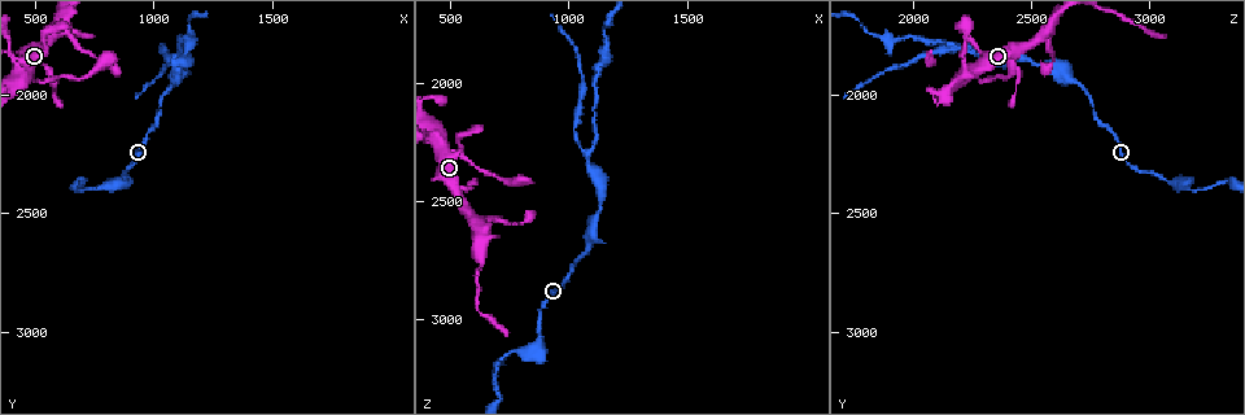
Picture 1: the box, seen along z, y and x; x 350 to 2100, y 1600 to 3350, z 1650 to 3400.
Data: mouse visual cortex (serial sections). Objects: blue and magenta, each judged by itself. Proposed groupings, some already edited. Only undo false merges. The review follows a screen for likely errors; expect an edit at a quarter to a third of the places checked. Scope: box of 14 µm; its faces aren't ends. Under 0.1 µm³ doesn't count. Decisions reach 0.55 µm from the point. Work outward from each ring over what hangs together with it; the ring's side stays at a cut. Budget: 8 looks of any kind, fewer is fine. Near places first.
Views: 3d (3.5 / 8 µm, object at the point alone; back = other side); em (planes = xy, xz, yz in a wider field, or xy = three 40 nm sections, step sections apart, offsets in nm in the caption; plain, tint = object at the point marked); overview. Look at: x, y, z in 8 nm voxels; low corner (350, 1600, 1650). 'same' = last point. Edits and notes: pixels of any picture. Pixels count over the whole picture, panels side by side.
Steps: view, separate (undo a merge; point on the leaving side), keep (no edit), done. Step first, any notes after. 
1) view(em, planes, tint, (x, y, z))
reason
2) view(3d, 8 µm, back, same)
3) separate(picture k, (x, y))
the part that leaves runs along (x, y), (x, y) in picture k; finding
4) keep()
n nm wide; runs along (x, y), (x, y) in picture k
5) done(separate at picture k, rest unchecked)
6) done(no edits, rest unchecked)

view(3d, 3.5 µm, (530, 1930, 2300))

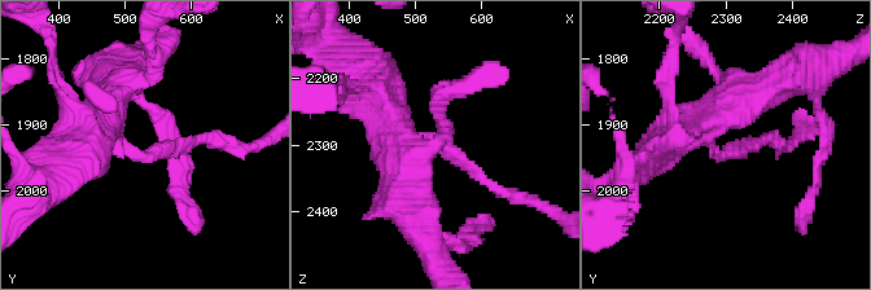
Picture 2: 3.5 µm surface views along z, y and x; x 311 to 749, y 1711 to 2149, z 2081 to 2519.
view(em, xy, step 2, tint, (525, 1940, 2290))
arms of 150, 400 nm; now the EM

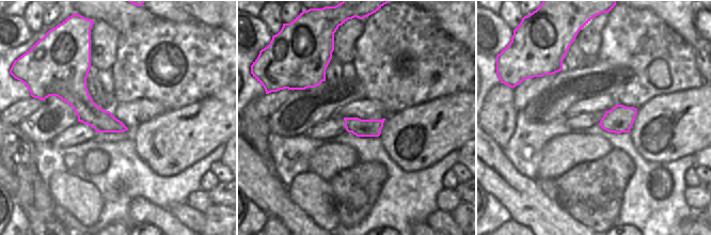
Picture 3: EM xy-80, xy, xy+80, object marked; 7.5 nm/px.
view(em, xy, step 1, tint, same)

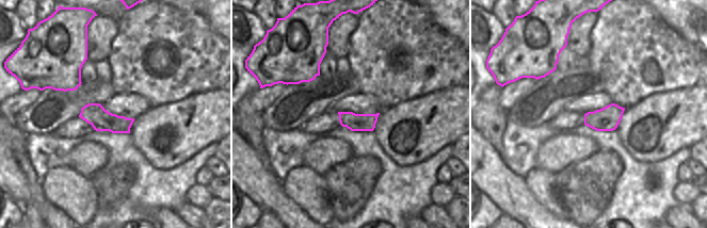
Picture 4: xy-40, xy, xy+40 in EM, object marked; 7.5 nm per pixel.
keep()
runs along (397, 149), (397, 126), (429, 136), (500, 193) in picture 2; one cell here

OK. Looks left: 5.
view(3d, 3.5 µm, back, (760, 2400, 3140))
sudden change in width

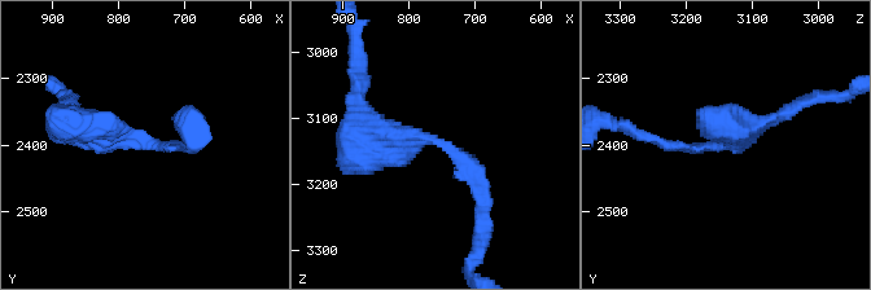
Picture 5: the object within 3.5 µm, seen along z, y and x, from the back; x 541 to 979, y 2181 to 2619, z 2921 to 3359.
keep()
runs along (73, 126), (192, 145) in picture 5; continuous, no second cell

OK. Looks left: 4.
view(em, xy, step 1, tint, (1080, 1840, 2300))

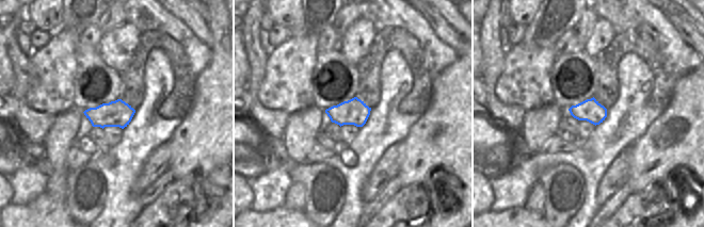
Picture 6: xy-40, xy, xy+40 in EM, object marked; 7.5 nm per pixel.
view(3d, 3.5 µm, same)

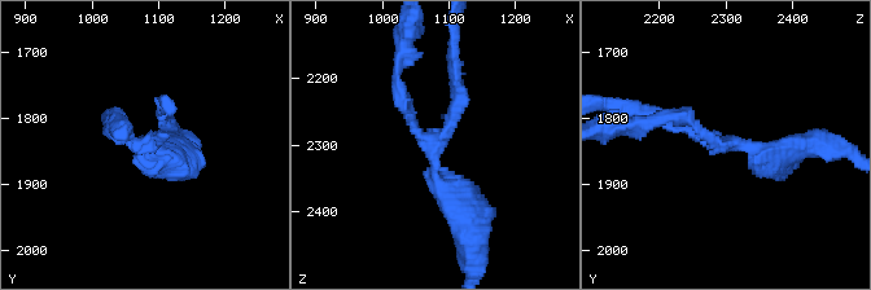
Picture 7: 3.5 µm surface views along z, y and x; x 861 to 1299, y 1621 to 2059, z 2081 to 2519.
keep()
runs along (797, 146), (767, 154), (657, 119) in picture 7; one cell here

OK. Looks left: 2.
done(no edits, rest unchecked)

